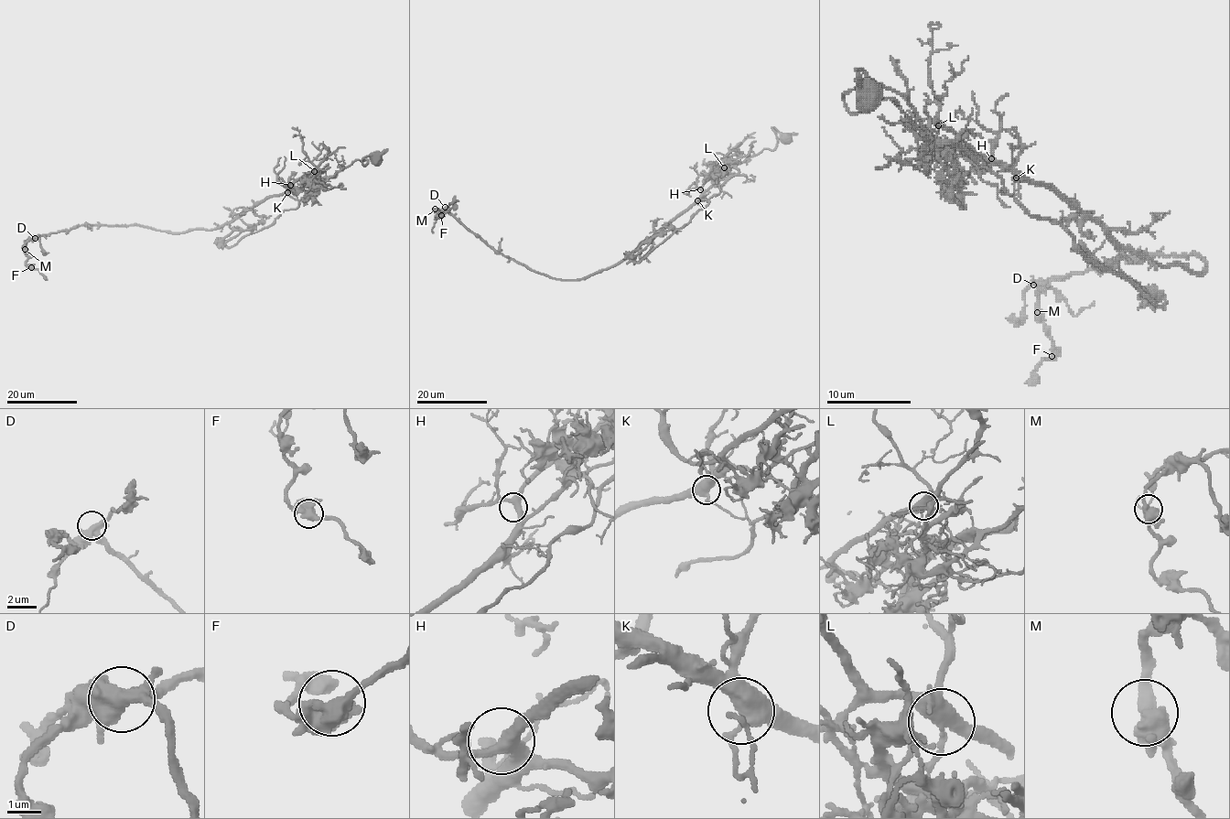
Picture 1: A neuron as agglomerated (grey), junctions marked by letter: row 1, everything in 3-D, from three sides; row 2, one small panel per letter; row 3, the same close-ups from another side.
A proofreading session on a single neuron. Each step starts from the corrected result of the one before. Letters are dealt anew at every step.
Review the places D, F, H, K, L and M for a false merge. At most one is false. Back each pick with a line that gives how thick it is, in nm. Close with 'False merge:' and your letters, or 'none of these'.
L: calibre 420 nm
False merge: L

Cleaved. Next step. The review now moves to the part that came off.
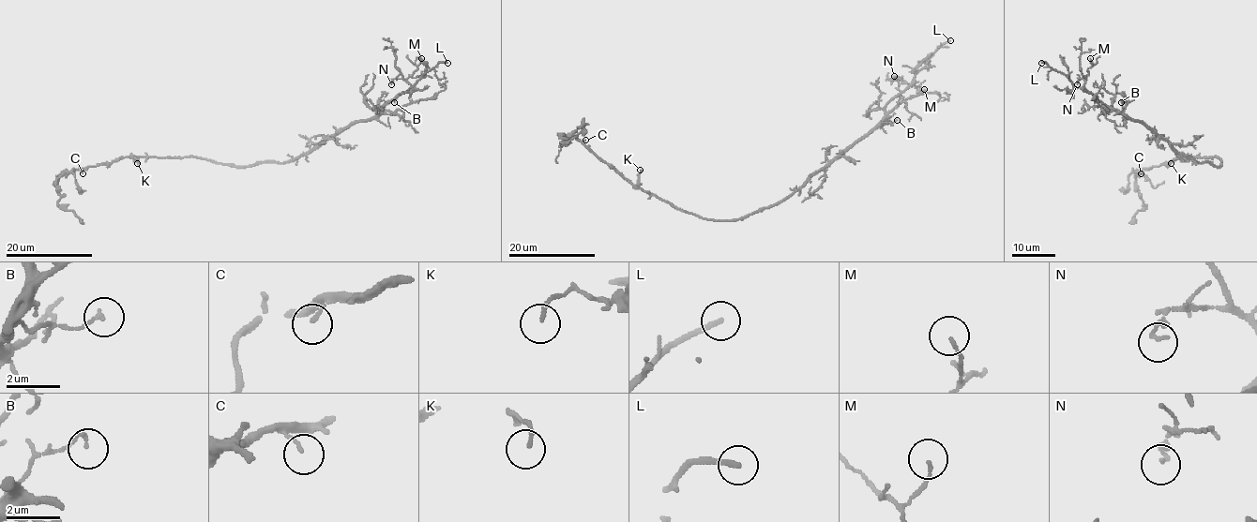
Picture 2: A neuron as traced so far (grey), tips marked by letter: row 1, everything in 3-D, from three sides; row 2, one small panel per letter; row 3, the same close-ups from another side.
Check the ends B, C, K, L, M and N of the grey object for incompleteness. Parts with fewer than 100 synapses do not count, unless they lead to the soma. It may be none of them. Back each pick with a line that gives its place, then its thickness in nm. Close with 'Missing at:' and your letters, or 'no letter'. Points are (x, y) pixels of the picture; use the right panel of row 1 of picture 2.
L: at (1041, 63); 190 nm thick
Missing at: L

